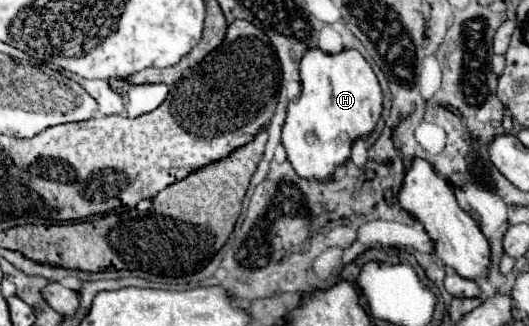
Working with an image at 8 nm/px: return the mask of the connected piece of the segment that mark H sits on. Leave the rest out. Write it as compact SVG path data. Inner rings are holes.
M320 49L308 51L308 55L304 55L304 59L300 61L300 85L302 85L300 95L288 103L288 115L282 129L282 145L298 177L328 181L334 175L336 167L344 165L350 159L350 145L374 131L382 115L384 95L372 67L354 49L346 49L338 55L328 55Z

